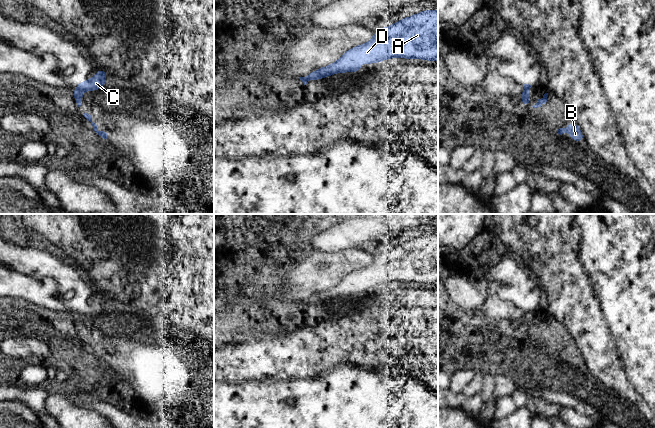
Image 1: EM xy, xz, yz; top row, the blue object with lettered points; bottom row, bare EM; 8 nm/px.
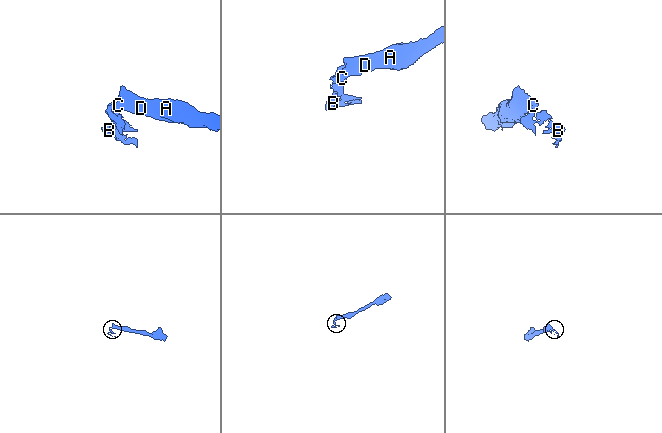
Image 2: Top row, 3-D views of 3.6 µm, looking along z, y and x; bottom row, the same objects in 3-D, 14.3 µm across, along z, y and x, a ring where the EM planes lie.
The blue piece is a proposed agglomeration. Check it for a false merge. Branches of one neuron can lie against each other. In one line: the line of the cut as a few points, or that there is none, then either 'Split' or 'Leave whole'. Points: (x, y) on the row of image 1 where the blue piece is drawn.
Split along xy (76, 88), (83, 90). Split

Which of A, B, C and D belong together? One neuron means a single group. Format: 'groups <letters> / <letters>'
groups A C D / B

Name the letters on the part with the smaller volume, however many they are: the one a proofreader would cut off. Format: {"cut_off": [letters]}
{"cut_off": ["B"]}

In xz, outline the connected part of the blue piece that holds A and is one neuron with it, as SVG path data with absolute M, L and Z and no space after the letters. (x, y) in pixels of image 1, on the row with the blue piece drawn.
M425 10L375 31L369 42L349 49L335 63L311 72L305 79L359 72L362 62L372 64L392 57L438 60L438 10Z

